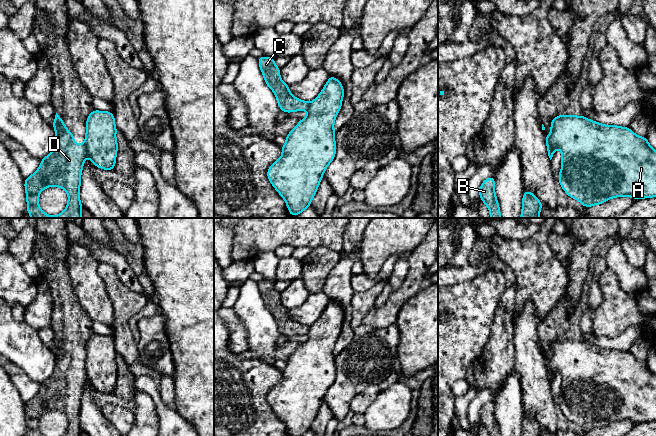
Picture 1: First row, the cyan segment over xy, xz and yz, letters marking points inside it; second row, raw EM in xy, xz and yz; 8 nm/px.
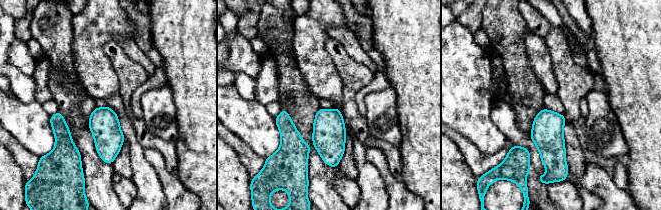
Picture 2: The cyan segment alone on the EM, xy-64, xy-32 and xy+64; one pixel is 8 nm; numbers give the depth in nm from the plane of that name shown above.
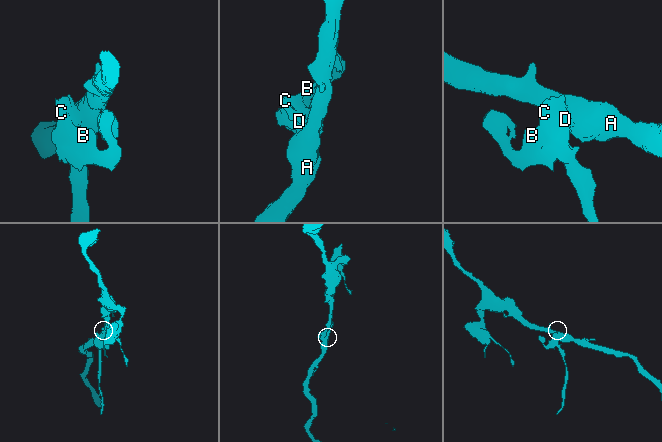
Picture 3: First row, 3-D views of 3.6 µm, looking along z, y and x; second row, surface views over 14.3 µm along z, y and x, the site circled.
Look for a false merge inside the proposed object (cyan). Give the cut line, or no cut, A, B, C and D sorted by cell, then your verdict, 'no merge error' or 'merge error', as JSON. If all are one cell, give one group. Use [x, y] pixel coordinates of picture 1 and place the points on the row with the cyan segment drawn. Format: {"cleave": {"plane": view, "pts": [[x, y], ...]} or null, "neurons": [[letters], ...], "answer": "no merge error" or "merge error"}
{"cleave": {"plane": "xy", "pts": [[84, 144], [87, 155]]}, "neurons": [["A"], ["B", "C", "D"]], "answer": "merge error"}

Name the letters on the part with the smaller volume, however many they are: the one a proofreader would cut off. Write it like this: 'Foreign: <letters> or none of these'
Foreign: B, C, D

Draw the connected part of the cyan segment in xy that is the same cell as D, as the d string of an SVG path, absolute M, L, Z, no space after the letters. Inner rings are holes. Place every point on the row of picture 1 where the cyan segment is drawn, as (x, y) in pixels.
M57 113L53 129L56 131L53 150L41 159L39 168L24 181L27 213L31 218L82 218L80 184L87 149L85 144L74 142L74 134L67 130ZM52 186L60 187L68 194L66 209L56 216L44 213L39 207L39 193Z

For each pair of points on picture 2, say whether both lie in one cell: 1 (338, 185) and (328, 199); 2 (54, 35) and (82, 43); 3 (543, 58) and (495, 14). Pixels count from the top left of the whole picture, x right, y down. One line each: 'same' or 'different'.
1: different
2: different
3: different

